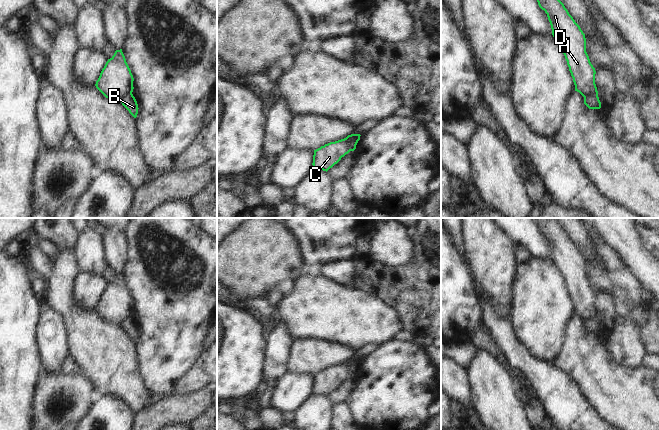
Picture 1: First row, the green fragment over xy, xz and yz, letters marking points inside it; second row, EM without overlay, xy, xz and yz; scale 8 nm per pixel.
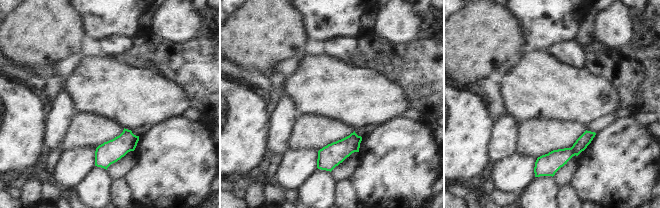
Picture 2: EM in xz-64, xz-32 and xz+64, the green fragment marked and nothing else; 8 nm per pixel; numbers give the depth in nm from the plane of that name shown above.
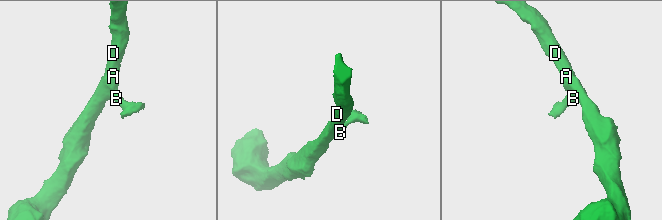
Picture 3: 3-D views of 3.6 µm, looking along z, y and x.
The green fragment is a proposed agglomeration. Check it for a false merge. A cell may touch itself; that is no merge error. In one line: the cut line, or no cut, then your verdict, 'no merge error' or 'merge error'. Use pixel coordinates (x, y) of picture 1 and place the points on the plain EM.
cut in xz along (354, 358), (350, 366), (351, 374); merge error

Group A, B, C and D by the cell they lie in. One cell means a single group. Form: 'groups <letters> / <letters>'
groups A C D / B

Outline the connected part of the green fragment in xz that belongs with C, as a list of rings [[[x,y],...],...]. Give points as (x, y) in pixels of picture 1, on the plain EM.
[[[354,358],[348,359],[346,362],[330,366],[314,374],[313,393],[328,395],[337,388],[342,381],[351,374],[350,366],[354,363]]]

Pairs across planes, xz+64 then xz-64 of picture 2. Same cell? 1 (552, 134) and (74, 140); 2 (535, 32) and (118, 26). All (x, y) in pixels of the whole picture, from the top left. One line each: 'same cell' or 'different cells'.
1: same cell
2: same cell

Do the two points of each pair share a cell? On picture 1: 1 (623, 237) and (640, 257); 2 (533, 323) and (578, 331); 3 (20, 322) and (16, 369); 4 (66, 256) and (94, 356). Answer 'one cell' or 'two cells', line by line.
1: one cell
2: two cells
3: one cell
4: one cell

